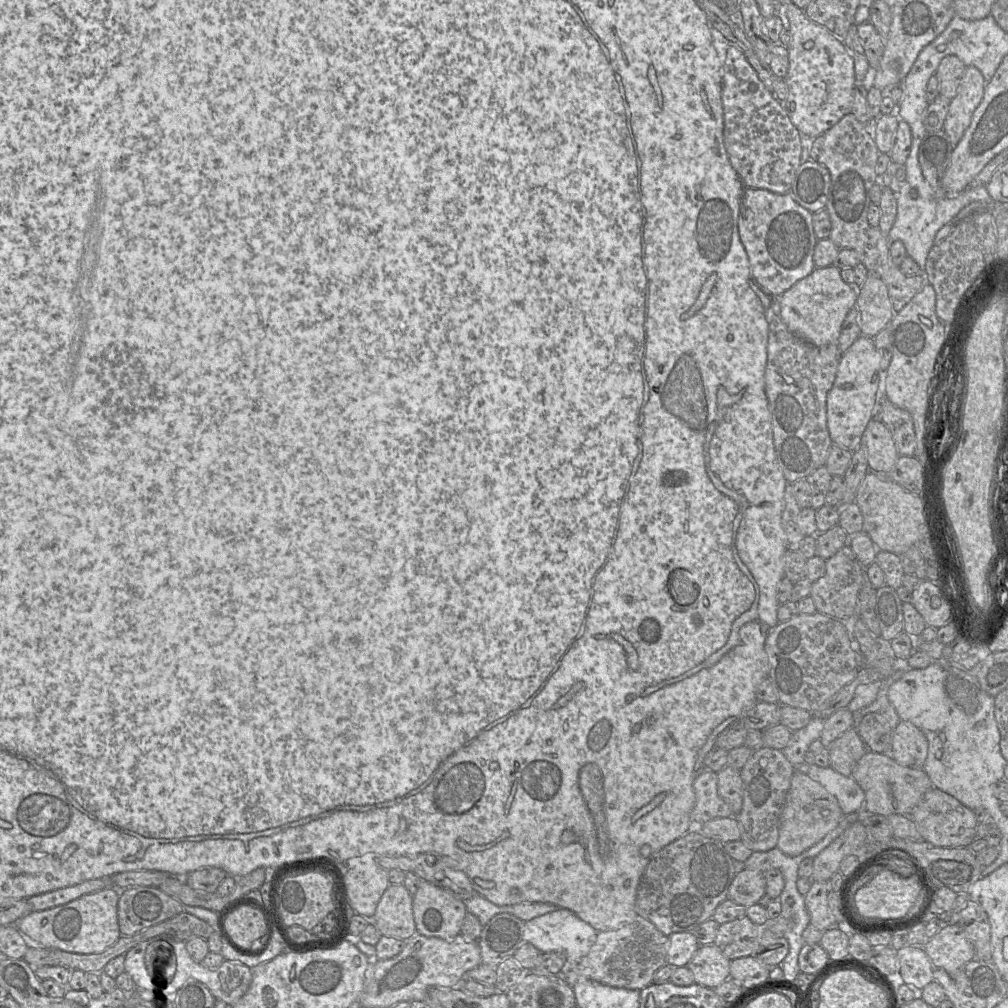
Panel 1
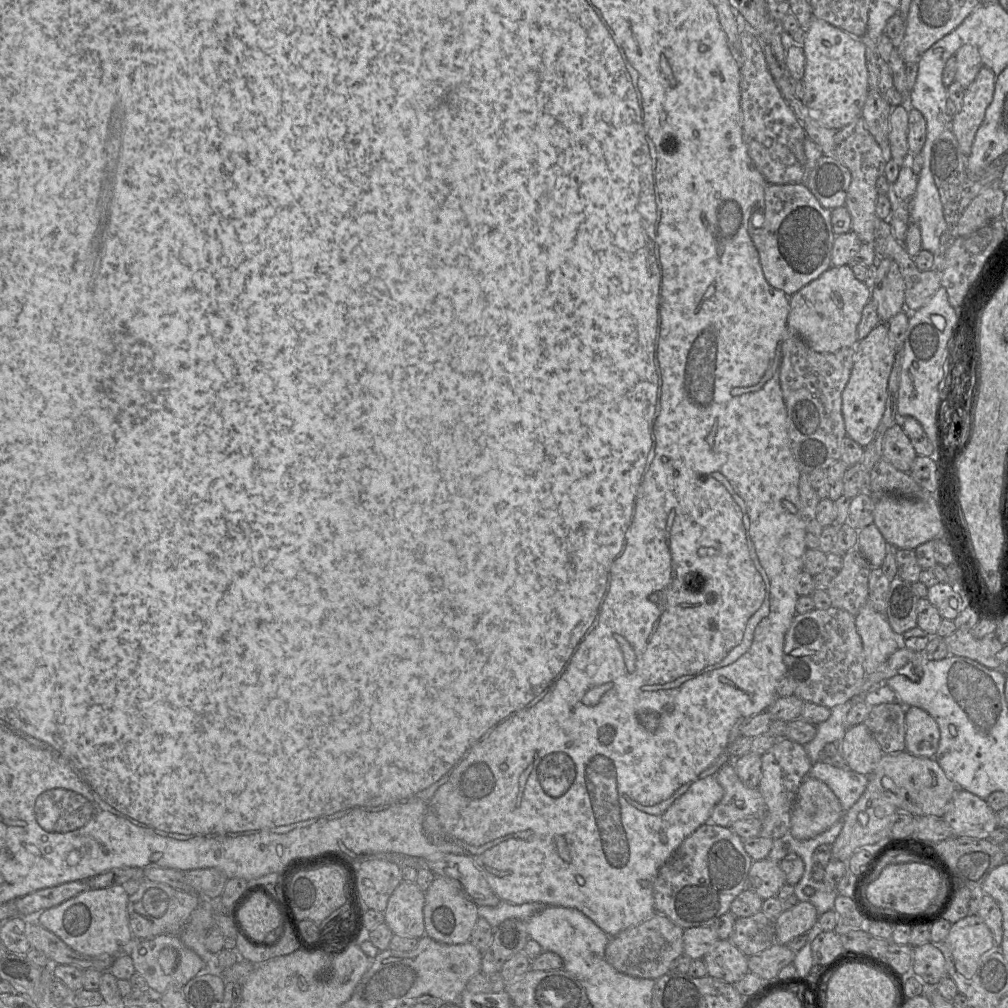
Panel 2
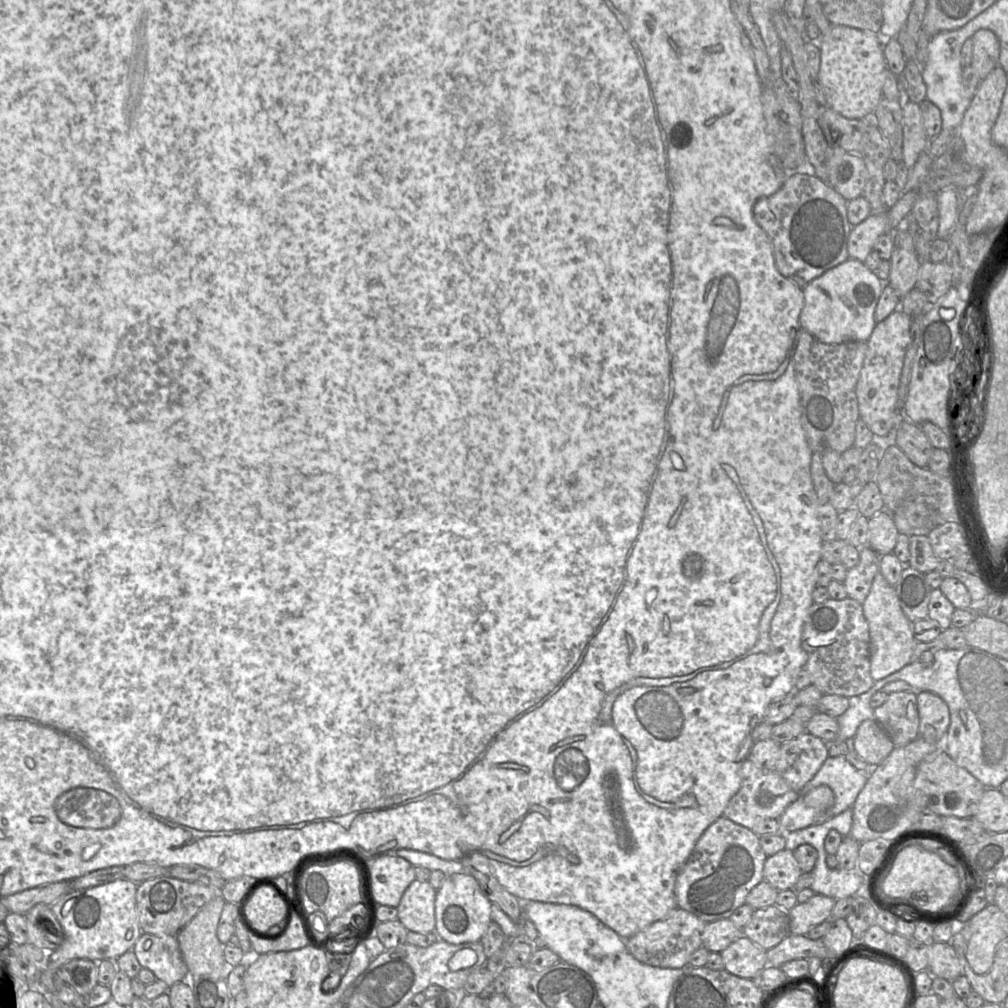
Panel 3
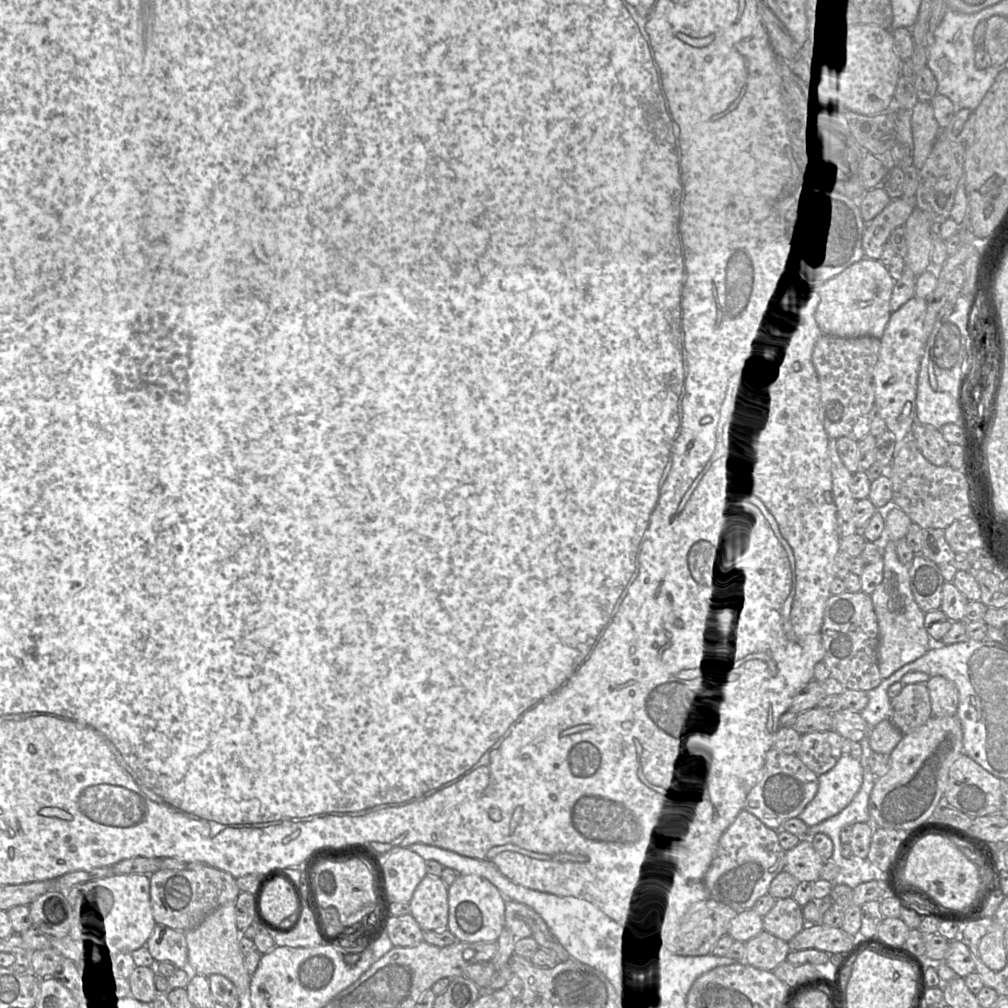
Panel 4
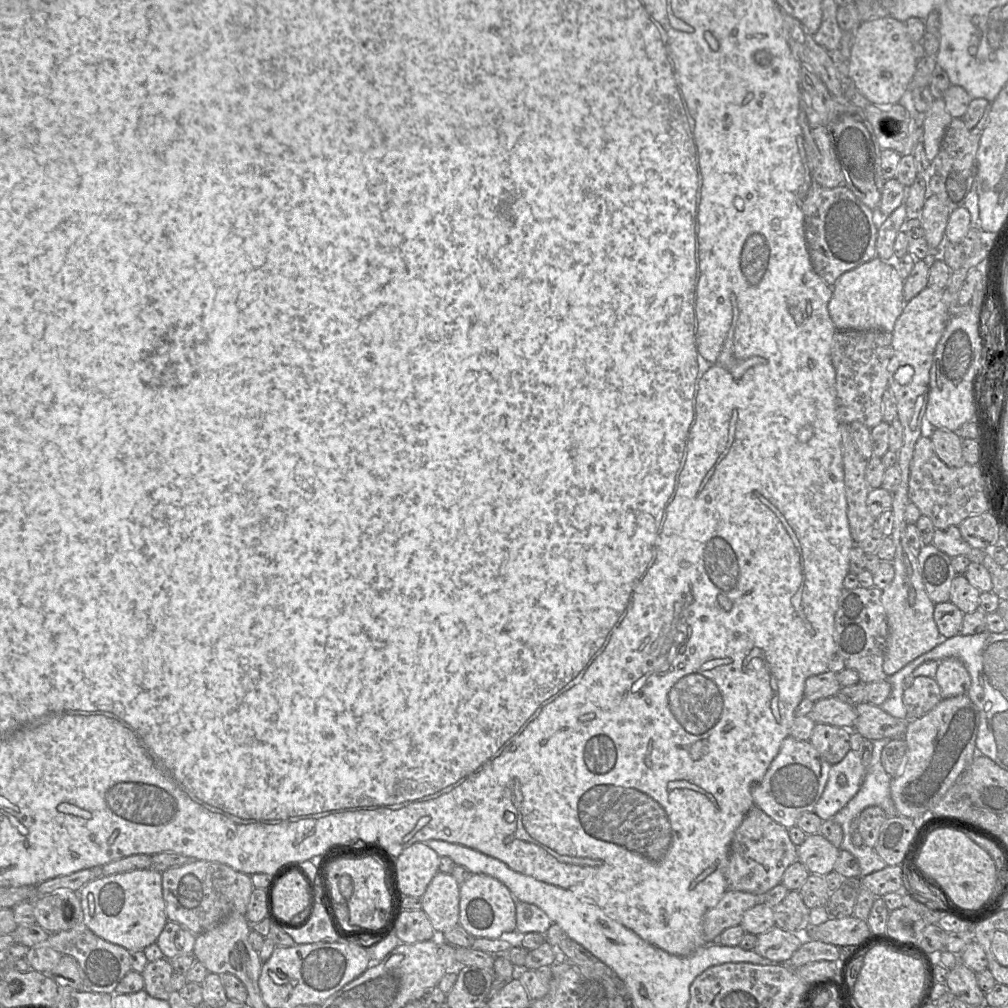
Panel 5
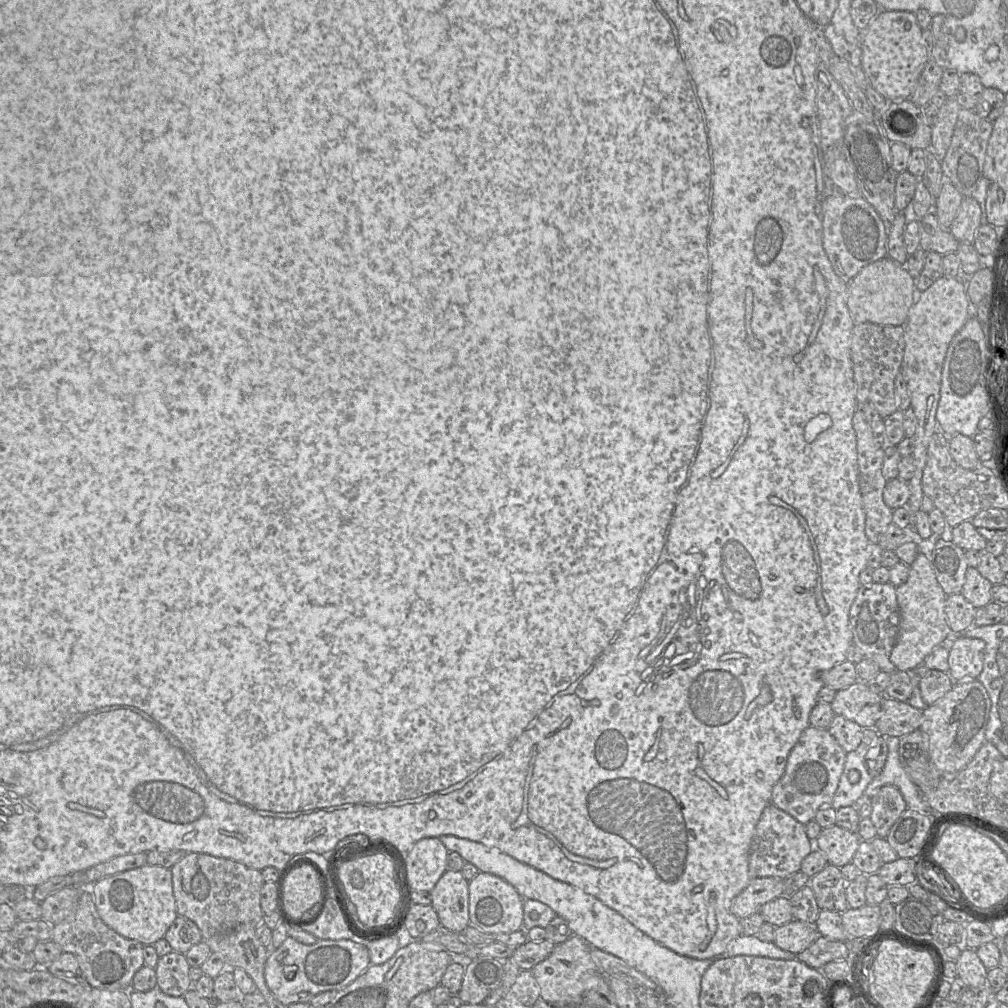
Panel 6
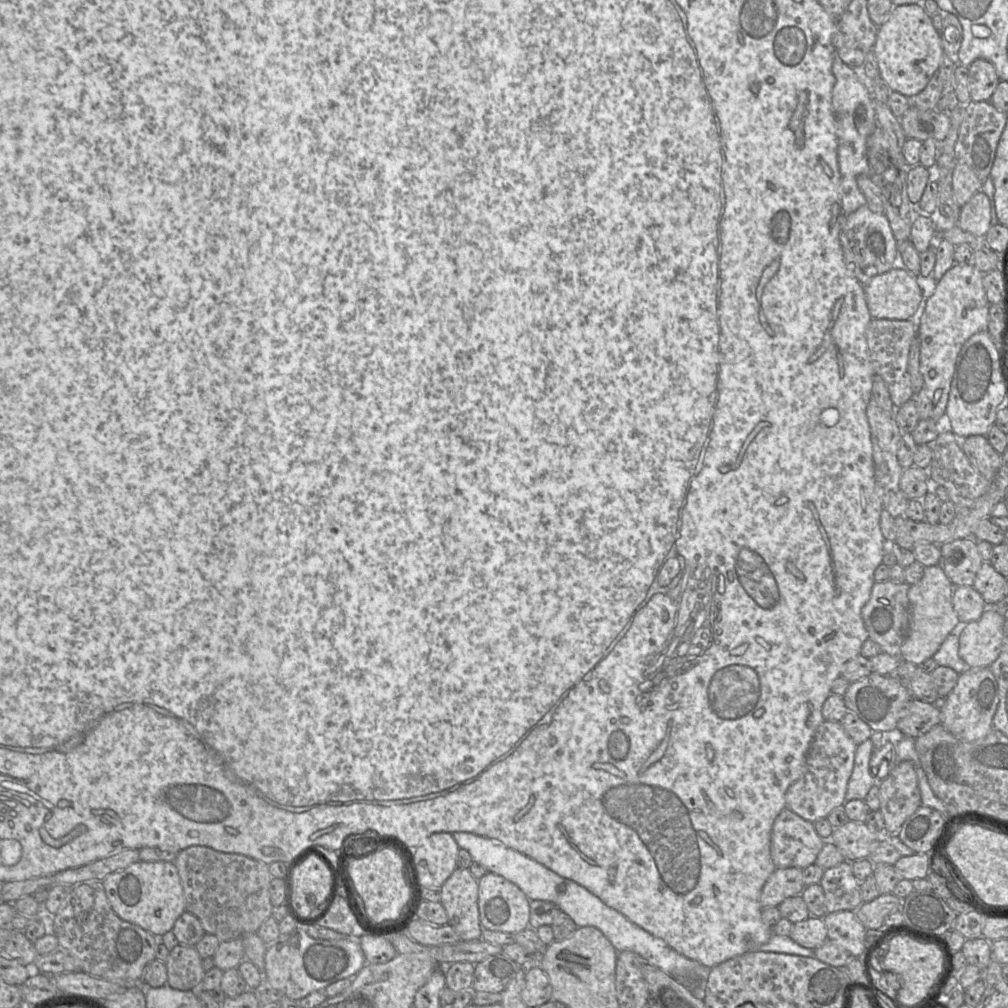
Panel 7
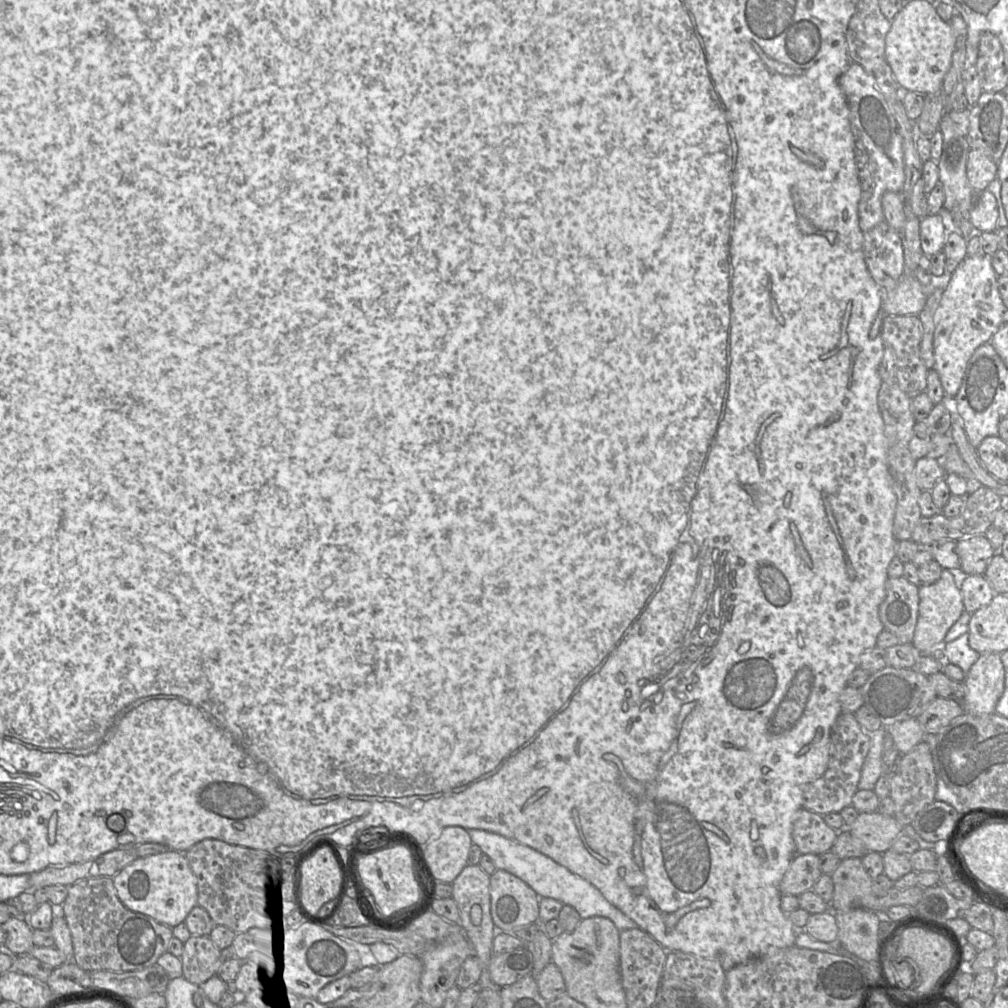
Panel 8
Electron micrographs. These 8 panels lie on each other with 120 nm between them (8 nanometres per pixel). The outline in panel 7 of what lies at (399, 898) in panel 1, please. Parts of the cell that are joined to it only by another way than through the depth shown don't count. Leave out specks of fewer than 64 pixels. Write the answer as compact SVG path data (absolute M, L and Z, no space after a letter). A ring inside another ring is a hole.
M458 868L441 886L440 903L448 915L448 923L461 940L480 940L482 926L478 907L478 880L469 869Z

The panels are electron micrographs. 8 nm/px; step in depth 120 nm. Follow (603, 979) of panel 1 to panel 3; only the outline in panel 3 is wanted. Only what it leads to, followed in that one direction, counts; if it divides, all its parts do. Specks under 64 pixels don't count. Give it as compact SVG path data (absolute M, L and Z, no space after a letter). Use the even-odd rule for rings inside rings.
M674 908L666 917L658 920L630 938L625 939L628 952L643 964L661 968L683 968L691 954L702 946L701 934L706 923L681 908Z

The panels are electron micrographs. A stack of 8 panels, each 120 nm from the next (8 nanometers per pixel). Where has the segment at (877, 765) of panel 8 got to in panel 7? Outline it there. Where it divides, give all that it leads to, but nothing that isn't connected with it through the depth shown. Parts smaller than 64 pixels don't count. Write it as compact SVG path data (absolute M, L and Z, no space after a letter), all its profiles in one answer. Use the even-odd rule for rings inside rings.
M870 738L857 745L845 802L853 799L864 800L870 788L877 782L870 771L870 758L873 751L874 746Z

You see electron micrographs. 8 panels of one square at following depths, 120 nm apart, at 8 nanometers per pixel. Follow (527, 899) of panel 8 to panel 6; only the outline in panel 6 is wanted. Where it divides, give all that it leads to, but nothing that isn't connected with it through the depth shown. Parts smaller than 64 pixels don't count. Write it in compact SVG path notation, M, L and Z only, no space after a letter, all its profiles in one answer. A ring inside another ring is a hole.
M480 872L469 882L470 924L491 935L503 935L521 930L523 927L524 900L516 889L505 880Z

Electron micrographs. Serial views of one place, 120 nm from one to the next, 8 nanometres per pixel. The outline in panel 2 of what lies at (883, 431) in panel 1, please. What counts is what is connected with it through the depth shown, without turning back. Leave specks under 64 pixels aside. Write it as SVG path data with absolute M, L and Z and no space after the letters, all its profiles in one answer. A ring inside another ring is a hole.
M901 425L890 427L883 438L881 459L902 472L908 472L916 457L912 443Z

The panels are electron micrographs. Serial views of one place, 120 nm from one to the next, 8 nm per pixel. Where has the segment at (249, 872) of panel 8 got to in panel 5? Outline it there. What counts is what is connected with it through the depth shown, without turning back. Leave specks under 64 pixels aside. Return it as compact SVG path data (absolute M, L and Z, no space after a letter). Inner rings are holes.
M192 860L162 872L162 893L168 921L184 926L195 935L211 929L233 913L245 915L253 890L250 875L218 862Z

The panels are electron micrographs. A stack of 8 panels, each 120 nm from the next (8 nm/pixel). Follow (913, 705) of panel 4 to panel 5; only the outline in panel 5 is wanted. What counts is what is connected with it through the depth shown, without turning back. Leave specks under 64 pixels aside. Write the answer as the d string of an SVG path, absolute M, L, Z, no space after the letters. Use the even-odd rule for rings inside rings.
M920 676L903 693L907 720L923 717L942 700L941 690L934 678Z

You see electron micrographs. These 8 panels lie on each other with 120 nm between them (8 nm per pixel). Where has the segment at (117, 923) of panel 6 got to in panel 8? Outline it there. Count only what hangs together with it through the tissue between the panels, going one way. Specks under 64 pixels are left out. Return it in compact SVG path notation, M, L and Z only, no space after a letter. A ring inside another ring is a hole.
M175 850L137 858L112 879L118 898L126 908L169 927L184 922L189 912L198 906L197 879L185 854Z

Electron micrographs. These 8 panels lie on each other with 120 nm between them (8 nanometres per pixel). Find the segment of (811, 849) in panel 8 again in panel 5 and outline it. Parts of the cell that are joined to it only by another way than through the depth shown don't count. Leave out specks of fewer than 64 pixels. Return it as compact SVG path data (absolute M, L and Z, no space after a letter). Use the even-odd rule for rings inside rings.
M753 804L736 829L730 845L725 871L728 891L762 896L781 883L785 870L796 861L797 846L791 841L788 830Z

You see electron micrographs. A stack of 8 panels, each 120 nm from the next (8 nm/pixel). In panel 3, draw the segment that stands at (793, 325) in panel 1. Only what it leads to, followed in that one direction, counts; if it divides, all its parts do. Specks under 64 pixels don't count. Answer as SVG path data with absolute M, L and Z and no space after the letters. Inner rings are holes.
M849 258L802 287L804 304L799 316L800 332L808 332L825 344L866 342L876 322L874 313L887 281L881 281L859 260Z

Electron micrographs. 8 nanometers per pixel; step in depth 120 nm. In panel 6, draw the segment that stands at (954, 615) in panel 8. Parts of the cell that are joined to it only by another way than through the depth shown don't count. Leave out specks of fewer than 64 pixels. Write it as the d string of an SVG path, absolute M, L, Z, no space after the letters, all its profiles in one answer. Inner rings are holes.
M919 550L912 564L908 579L896 587L899 607L899 631L890 654L890 661L898 671L910 671L924 663L930 653L950 641L952 634L945 615L947 595L940 586L929 558Z

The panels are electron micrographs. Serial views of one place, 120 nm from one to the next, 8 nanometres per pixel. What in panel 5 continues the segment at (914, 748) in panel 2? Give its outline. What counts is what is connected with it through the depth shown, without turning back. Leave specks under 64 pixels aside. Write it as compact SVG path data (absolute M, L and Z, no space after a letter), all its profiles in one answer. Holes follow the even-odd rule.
M955 657L940 661L934 679L940 687L942 699L967 694L971 686L966 667Z

